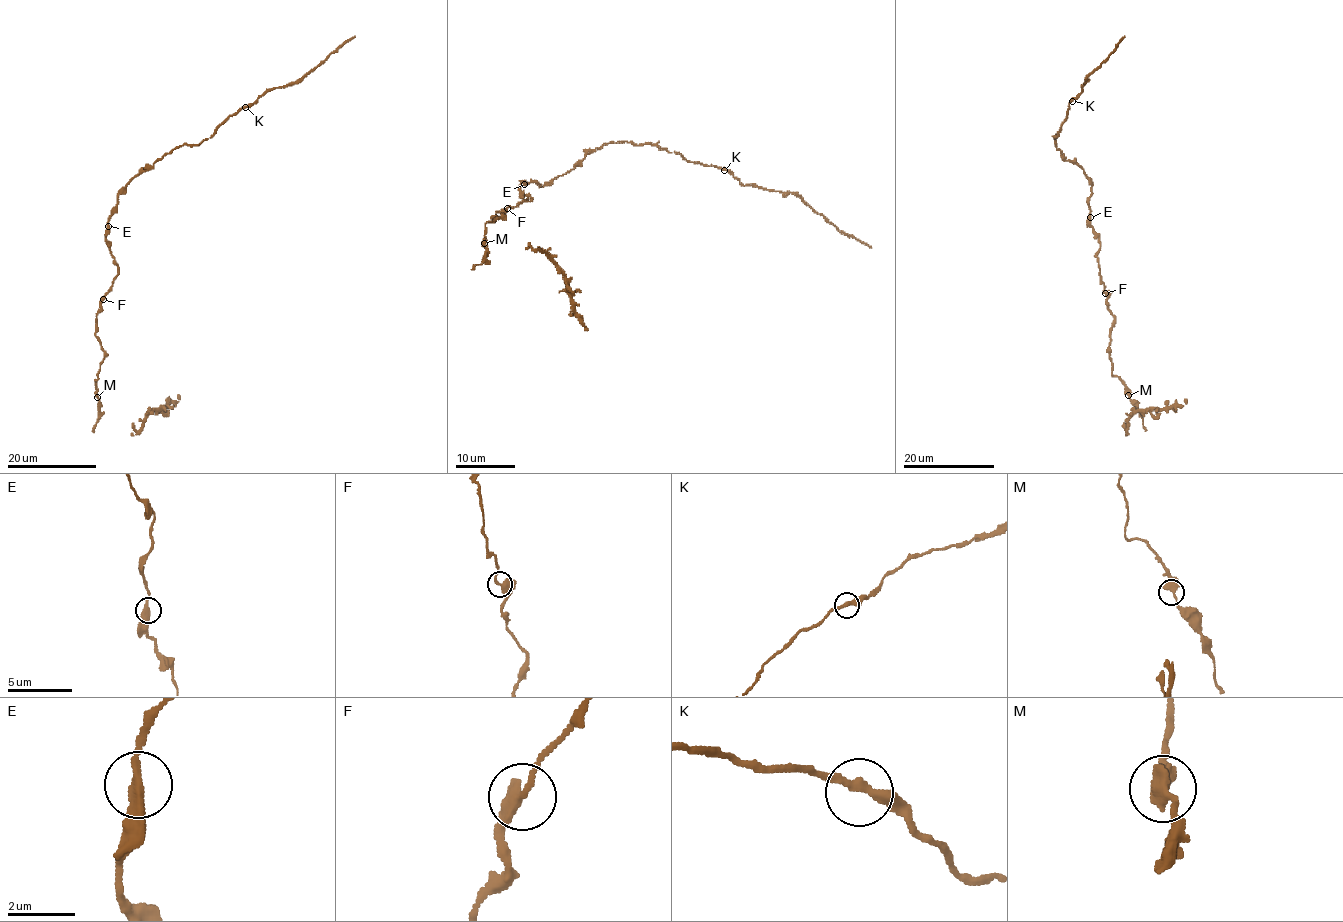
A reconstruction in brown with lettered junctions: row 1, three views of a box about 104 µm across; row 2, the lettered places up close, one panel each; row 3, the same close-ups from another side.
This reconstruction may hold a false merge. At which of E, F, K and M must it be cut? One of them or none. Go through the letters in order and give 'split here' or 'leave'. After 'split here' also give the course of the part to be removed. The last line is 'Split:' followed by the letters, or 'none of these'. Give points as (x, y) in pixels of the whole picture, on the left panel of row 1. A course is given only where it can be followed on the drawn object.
E: leave
F: leave
K: leave
M: leave
Split: none of these

